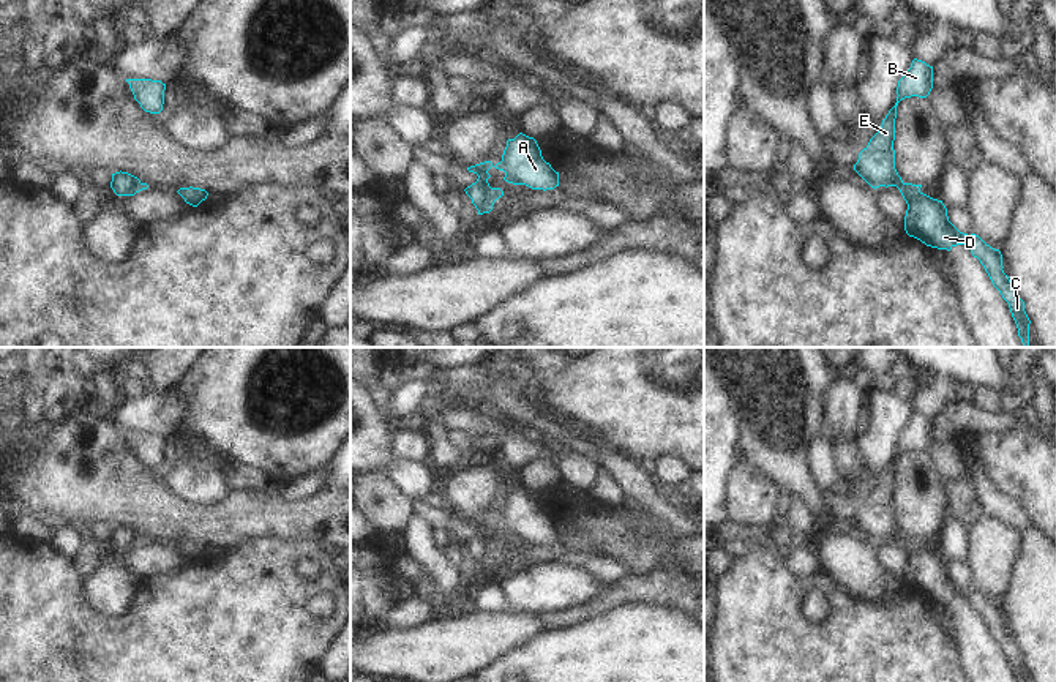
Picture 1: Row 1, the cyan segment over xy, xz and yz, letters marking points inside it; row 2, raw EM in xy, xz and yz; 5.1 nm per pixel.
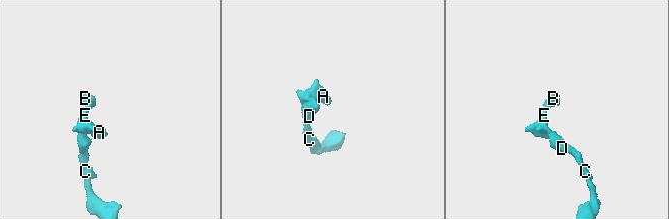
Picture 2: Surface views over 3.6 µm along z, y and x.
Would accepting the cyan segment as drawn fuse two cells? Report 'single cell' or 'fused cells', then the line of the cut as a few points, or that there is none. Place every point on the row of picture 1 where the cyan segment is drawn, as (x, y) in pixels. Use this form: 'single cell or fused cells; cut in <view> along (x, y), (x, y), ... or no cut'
single cell; no cut

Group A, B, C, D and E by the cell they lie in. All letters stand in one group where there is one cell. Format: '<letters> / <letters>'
A B C D E

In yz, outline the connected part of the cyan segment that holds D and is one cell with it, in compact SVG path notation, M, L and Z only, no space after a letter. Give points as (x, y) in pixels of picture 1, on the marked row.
M914 58L911 68L898 81L897 103L889 111L879 131L870 139L868 145L859 153L854 170L871 186L897 186L908 204L904 216L904 230L927 246L950 251L957 245L964 245L972 256L980 260L993 286L1009 303L1012 317L1018 328L1018 336L1024 347L1029 346L1029 317L1024 311L1024 302L1013 289L1009 276L1004 273L1002 254L999 249L987 245L975 234L960 232L947 216L942 200L933 199L920 191L922 185L904 183L895 169L895 118L897 106L901 99L919 96L927 98L933 88L933 66Z

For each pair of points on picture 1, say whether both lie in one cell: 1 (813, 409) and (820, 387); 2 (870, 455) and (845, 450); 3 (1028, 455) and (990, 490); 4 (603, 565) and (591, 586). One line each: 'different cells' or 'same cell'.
1: different cells
2: different cells
3: different cells
4: different cells

